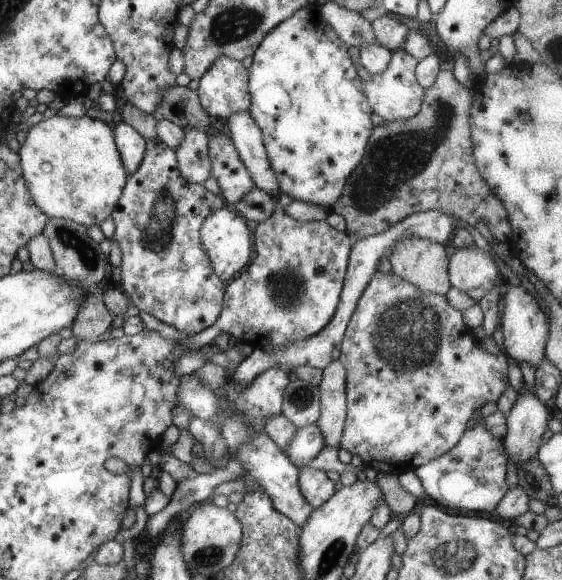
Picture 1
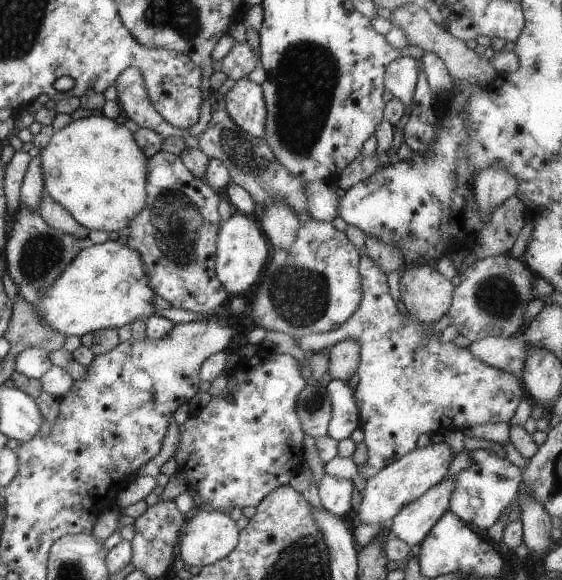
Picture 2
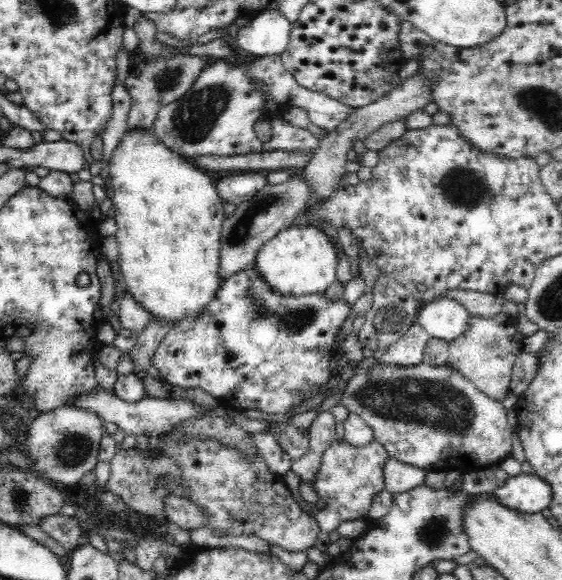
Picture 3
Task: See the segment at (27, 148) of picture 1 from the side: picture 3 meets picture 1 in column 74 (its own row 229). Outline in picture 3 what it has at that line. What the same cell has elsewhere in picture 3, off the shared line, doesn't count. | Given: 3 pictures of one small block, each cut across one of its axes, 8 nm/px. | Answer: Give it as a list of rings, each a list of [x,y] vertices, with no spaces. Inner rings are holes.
[[[127,132],[124,140],[120,142],[118,148],[114,151],[111,163],[109,164],[108,175],[112,177],[114,185],[114,194],[112,194],[113,208],[115,208],[115,219],[117,222],[117,231],[115,237],[118,241],[117,266],[124,278],[124,286],[128,293],[134,297],[134,303],[140,304],[146,313],[150,313],[150,321],[158,321],[160,325],[166,323],[168,328],[172,328],[184,319],[195,319],[199,317],[205,308],[215,299],[216,292],[222,284],[219,275],[220,249],[221,249],[221,230],[223,222],[227,217],[224,212],[224,202],[216,192],[214,183],[206,175],[204,170],[200,170],[191,164],[187,158],[179,155],[177,152],[170,151],[166,145],[161,144],[160,140],[155,138],[153,132]]]

